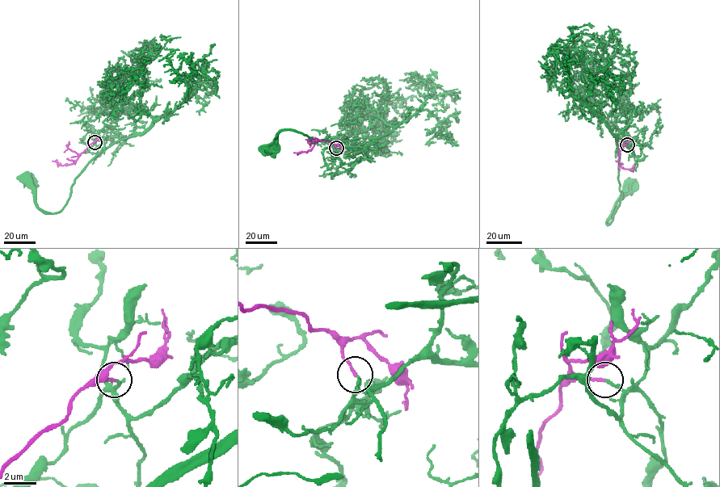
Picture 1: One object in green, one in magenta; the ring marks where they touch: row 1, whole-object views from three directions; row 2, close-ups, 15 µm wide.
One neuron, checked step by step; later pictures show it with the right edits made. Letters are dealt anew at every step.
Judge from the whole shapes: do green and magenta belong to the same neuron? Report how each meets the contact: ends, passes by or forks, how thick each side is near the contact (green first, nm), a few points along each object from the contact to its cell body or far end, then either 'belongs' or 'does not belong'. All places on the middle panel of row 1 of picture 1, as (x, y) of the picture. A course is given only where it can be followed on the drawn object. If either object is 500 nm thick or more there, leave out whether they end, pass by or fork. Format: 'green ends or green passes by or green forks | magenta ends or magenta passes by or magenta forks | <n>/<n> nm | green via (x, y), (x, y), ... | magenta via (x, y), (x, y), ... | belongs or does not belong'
green ends | magenta ends | 170/180 nm | green via (336, 148), (366, 147), (377, 139), (356, 137), (313, 143), (301, 133), (281, 129), (264, 149), (267, 149) | magenta via (336, 148), (331, 142), (317, 140), (310, 149), (293, 153) | belongs

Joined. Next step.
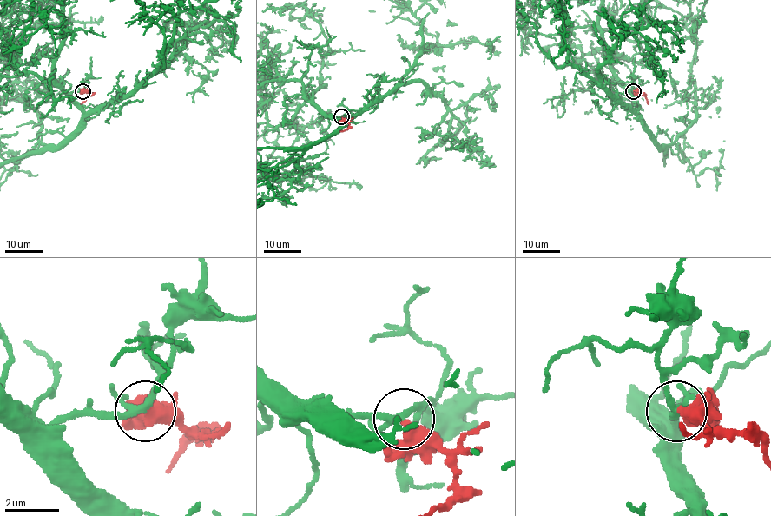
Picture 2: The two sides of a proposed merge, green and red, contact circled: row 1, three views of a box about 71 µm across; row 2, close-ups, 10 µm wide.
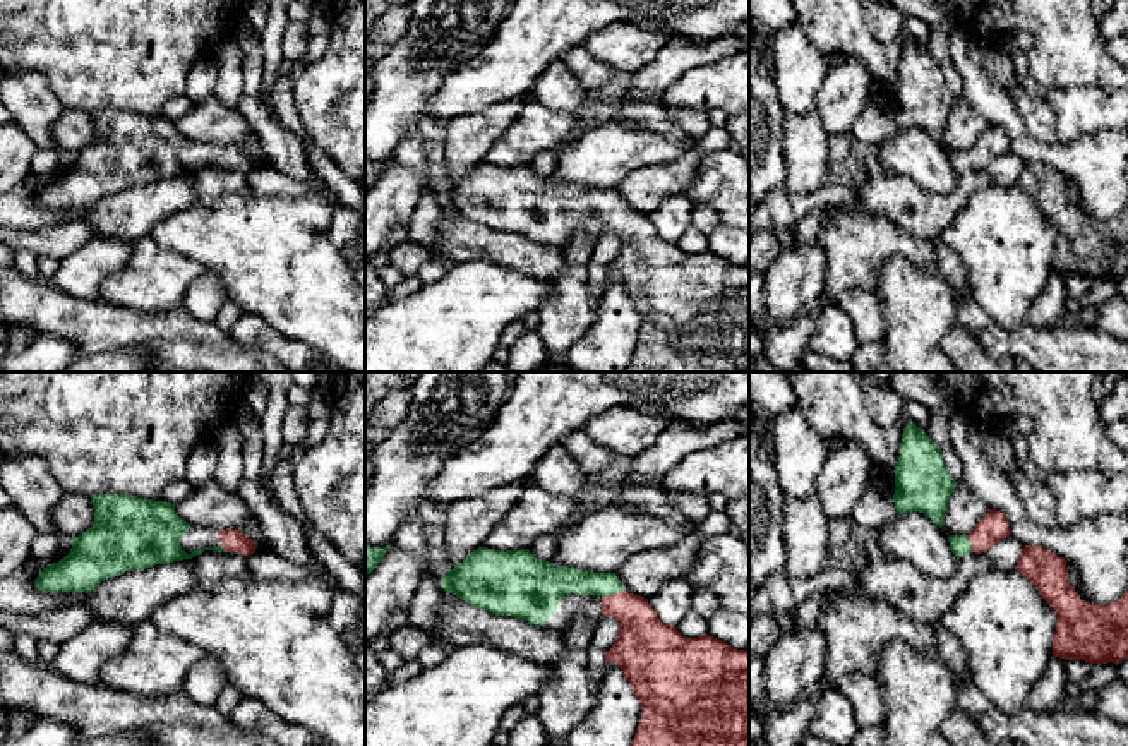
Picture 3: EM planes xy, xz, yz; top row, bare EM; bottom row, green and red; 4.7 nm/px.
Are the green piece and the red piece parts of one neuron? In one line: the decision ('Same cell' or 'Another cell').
Same cell

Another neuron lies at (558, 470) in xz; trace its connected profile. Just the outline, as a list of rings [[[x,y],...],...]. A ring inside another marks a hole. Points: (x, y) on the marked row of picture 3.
[[[555,442],[533,466],[528,482],[552,490],[559,496],[573,497],[590,477],[581,470],[574,456],[564,448],[562,442]]]

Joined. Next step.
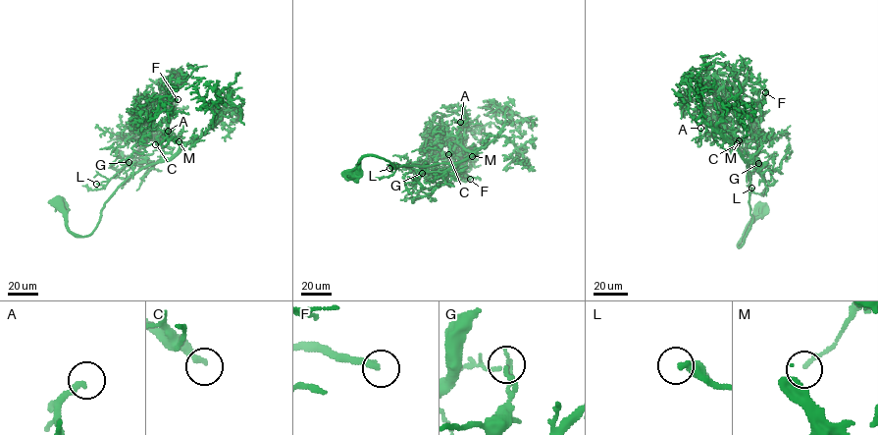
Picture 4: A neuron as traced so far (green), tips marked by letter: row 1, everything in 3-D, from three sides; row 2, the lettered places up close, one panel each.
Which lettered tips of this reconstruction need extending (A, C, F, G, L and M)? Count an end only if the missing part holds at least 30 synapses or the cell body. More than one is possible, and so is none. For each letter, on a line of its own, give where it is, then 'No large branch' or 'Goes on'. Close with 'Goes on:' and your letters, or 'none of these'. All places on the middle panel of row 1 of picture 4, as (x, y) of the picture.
A: Place: (460, 122). Goes on
C: Place: (448, 154). Goes on
F: Place: (470, 179). Goes on
G: Place: (422, 173). No large branch
L: Place: (389, 168). No large branch
M: Place: (472, 156). No large branch
Goes on: A, C, F

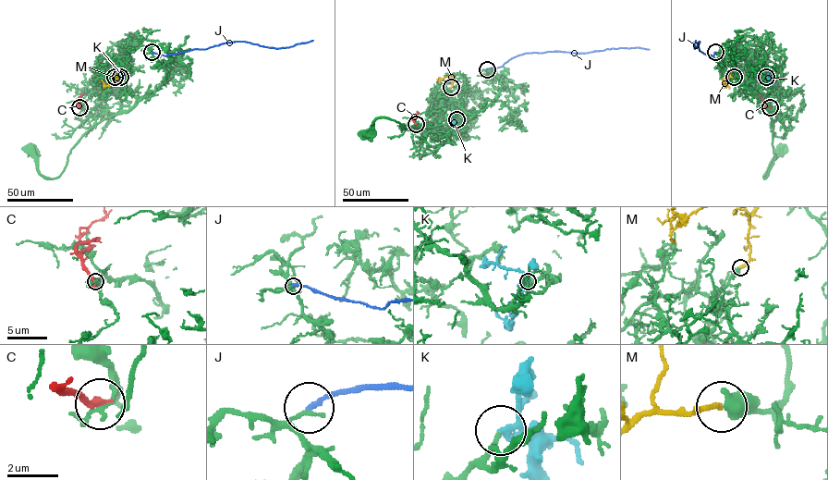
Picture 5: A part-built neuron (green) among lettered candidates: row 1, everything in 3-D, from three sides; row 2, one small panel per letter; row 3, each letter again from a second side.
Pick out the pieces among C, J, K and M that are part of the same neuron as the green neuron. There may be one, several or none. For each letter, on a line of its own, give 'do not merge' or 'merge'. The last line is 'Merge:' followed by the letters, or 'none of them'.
C: do not merge
J: do not merge
K: merge
M: merge
Merge: K, M

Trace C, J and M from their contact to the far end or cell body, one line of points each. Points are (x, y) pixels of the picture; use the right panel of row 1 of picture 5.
C: (770, 107), (757, 95)
J: (715, 52), (712, 55), (700, 51), (700, 42), (695, 48), (696, 40)
M: (734, 77), (723, 79), (724, 85), (725, 80)

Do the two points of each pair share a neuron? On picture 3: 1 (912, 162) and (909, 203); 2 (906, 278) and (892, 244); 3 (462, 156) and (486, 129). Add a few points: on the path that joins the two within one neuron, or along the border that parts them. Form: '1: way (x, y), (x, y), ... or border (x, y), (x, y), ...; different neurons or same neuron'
1: border (885, 168), (911, 179), (928, 191), (950, 191); different neurons
2: border (935, 271), (890, 256), (875, 290); different neurons
3: way (465, 150), (479, 136); same neuron

